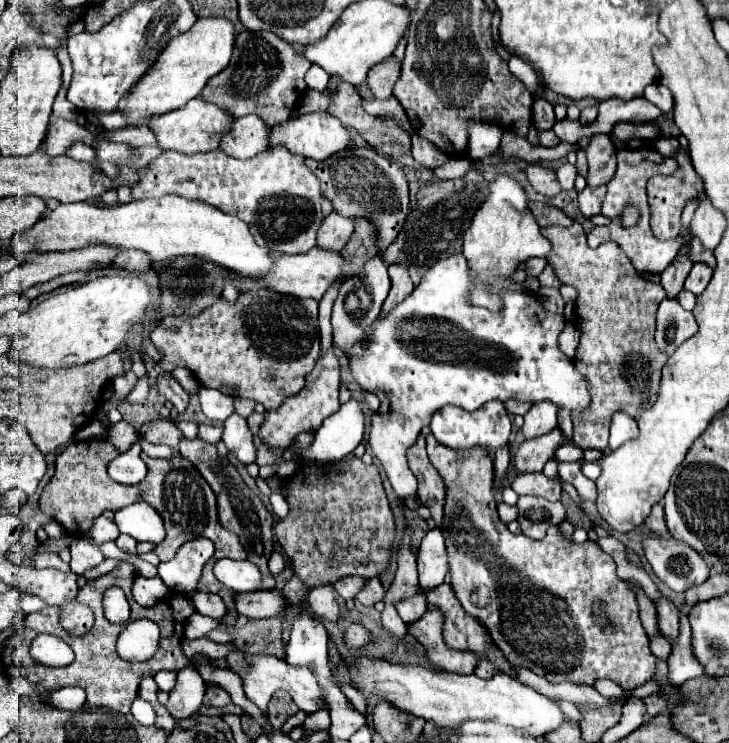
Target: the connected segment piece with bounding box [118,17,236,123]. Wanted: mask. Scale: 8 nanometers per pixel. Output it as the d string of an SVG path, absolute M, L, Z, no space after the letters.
M200 17L190 31L174 37L160 53L160 59L144 75L144 79L124 97L118 111L122 111L132 123L140 123L144 117L162 115L176 107L184 107L190 99L198 97L206 83L230 65L230 57L236 43L234 23L226 17Z

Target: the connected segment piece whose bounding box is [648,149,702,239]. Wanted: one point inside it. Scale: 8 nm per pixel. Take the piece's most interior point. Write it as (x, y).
(667, 195)

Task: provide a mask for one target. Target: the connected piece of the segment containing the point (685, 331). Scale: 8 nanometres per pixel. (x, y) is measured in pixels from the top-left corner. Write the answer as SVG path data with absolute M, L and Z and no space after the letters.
M664 299L660 303L656 323L656 343L666 355L674 355L674 351L698 331L694 315L676 299Z

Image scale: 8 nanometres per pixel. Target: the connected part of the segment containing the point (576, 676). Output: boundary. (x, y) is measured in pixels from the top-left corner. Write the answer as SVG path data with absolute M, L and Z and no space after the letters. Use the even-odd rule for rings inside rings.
M434 435L426 437L426 447L428 447L428 457L430 463L436 467L436 471L444 477L446 487L448 487L448 499L444 505L444 525L440 527L446 539L446 551L448 551L448 561L450 561L450 577L452 577L452 589L456 593L456 599L460 601L462 609L474 617L476 621L480 621L488 633L492 635L494 643L498 645L498 649L504 653L504 657L512 663L512 665L520 665L520 667L528 667L532 669L536 675L544 675L548 681L552 683L560 683L560 681L572 681L572 683L588 683L592 685L596 679L612 679L616 683L620 683L624 689L634 689L644 685L652 675L654 675L654 667L656 667L656 657L650 651L650 639L640 623L640 613L638 613L638 599L636 599L636 591L632 589L630 583L626 583L624 579L620 579L616 575L616 563L614 559L594 543L594 541L586 541L586 543L568 543L564 539L560 539L558 535L558 527L552 527L552 531L548 531L548 535L542 541L534 541L528 539L526 535L514 535L508 531L508 527L500 521L498 513L496 513L496 503L494 503L494 467L492 467L492 459L488 459L488 455L484 455L484 451L452 451L448 447L440 447L440 443L436 443ZM594 603L602 603L602 615L608 615L616 621L618 629L614 633L604 631L598 627L598 623L594 623L592 617L592 605Z

